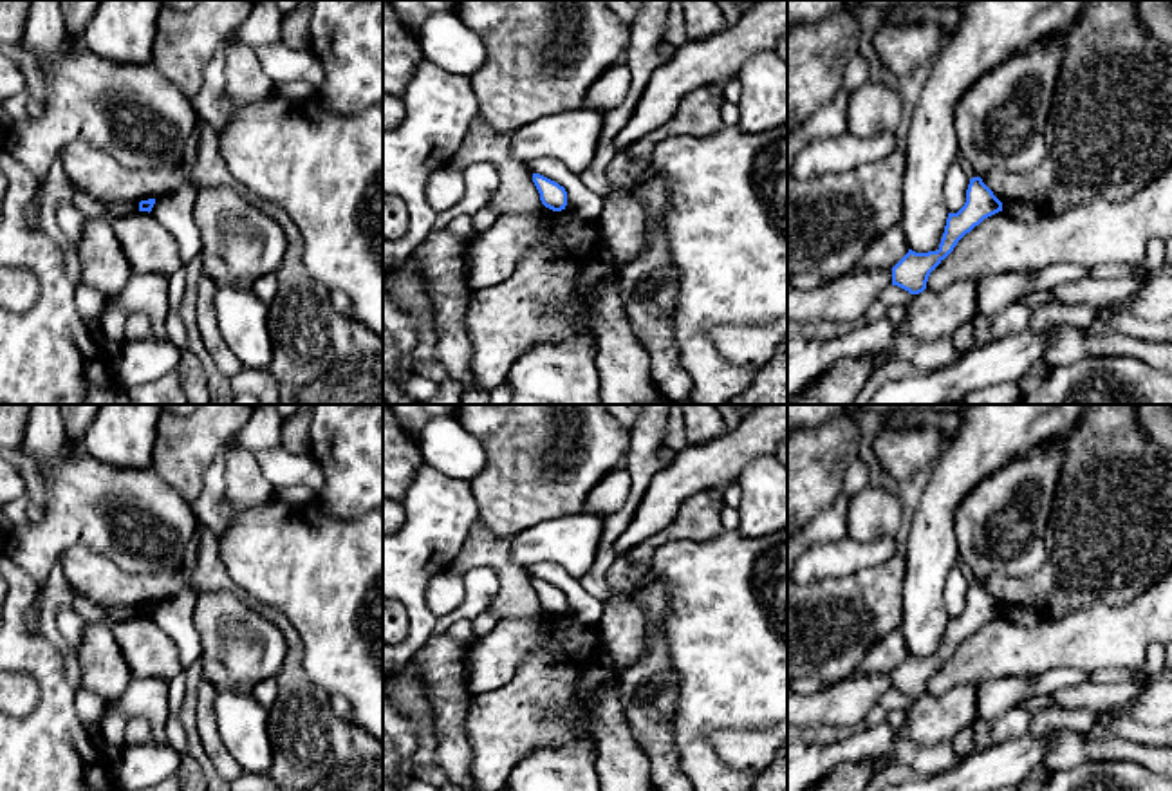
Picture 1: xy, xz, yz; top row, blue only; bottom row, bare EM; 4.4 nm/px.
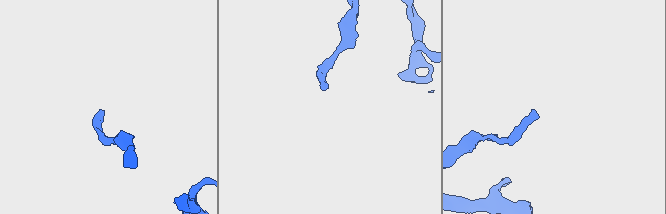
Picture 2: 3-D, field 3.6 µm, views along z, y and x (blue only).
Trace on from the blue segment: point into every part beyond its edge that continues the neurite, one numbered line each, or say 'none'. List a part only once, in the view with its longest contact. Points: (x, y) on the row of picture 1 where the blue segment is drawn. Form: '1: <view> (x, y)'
none

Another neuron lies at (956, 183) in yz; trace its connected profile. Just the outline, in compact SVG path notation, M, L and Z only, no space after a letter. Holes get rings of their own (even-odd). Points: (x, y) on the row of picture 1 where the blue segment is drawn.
M955 159L944 179L944 200L950 213L957 213L966 202L970 179L964 175L959 159Z

